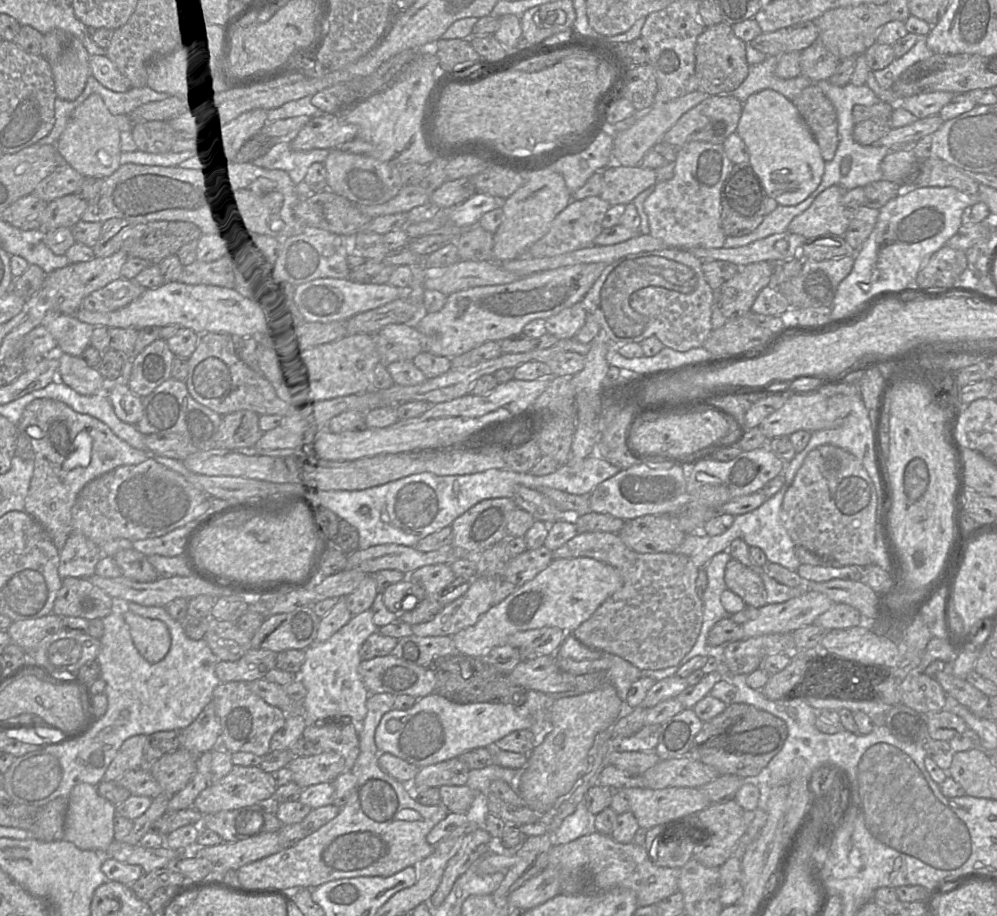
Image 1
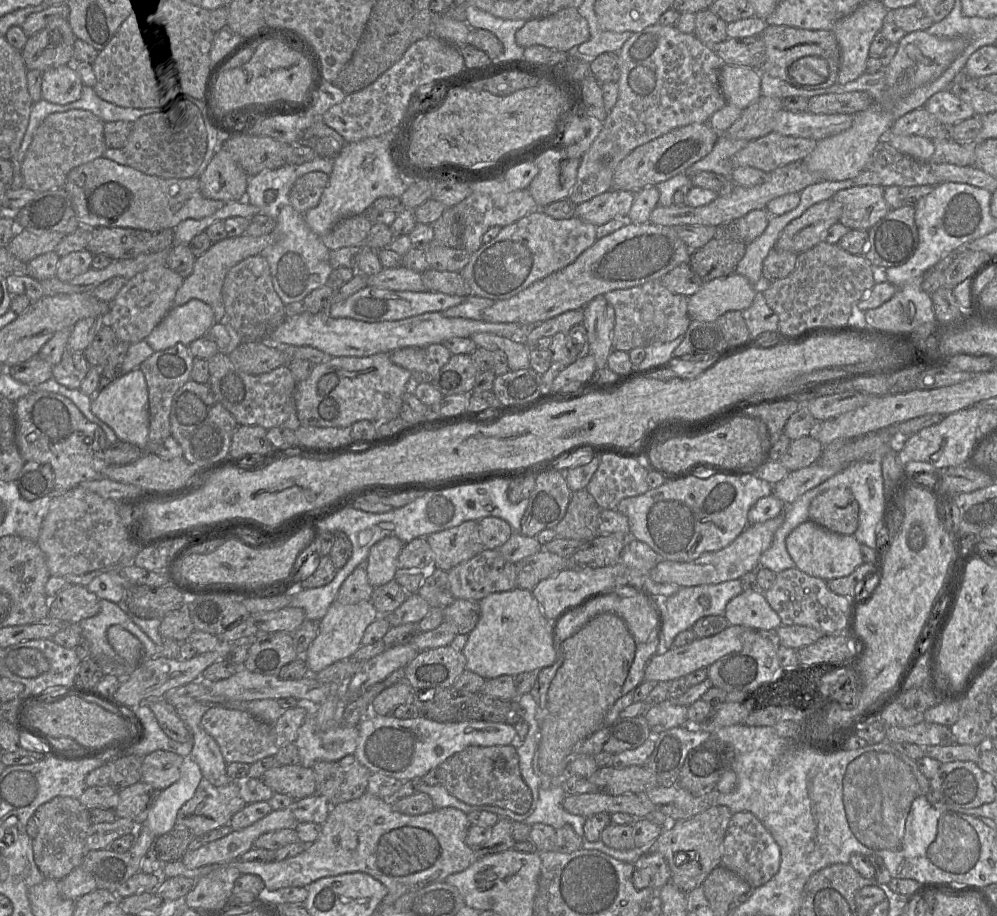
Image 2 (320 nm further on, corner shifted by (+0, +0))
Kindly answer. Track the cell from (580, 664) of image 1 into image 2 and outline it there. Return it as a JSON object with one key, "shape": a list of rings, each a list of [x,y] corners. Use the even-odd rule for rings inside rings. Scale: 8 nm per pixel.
{"shape":[[[641,586],[635,587],[637,594],[632,597],[623,597],[615,592],[602,593],[592,598],[592,600],[585,606],[568,612],[560,618],[556,624],[556,632],[554,633],[554,648],[556,650],[556,661],[553,665],[543,668],[537,672],[538,686],[541,708],[545,709],[545,701],[547,699],[548,689],[552,680],[554,679],[557,670],[564,662],[564,654],[562,652],[562,643],[575,633],[577,633],[588,622],[604,613],[614,613],[620,616],[626,623],[630,633],[636,641],[636,653],[633,663],[630,667],[628,676],[622,687],[622,696],[614,703],[608,711],[604,725],[612,724],[620,717],[620,712],[627,706],[634,703],[634,689],[645,681],[645,669],[650,659],[662,651],[659,640],[658,631],[663,624],[663,614],[660,606],[656,603],[654,598],[647,593]]]}

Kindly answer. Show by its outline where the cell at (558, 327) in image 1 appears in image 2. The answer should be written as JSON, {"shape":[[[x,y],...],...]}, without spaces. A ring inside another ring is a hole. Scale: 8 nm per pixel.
{"shape":[[[582,324],[573,326],[567,332],[553,335],[549,346],[552,362],[569,366],[580,358],[589,354],[589,340]]]}

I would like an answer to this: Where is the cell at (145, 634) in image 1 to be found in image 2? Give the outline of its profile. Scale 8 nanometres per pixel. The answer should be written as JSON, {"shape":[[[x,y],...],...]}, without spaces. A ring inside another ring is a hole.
{"shape":[[[199,725],[199,729],[193,733],[193,749],[190,756],[200,767],[202,776],[214,786],[224,786],[231,779],[227,775],[227,763],[216,741]]]}

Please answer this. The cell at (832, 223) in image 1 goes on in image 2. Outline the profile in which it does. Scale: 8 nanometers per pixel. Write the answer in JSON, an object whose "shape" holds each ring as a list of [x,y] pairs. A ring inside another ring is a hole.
{"shape":[[[874,185],[853,186],[836,192],[832,198],[843,206],[839,222],[850,230],[868,231],[892,210],[883,193],[883,187]]]}

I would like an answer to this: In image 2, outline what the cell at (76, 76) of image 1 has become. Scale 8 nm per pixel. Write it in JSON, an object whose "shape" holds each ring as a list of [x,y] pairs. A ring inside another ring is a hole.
{"shape":[[[73,64],[50,68],[42,74],[42,98],[65,105],[77,101],[82,95],[83,82]]]}

